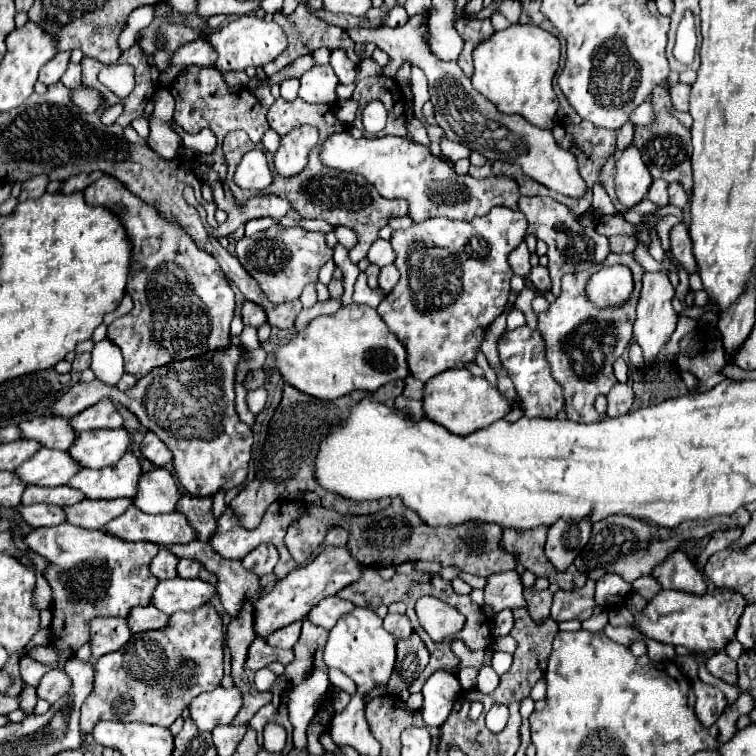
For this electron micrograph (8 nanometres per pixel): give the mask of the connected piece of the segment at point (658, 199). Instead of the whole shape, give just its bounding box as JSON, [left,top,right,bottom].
[648,180,668,206]

